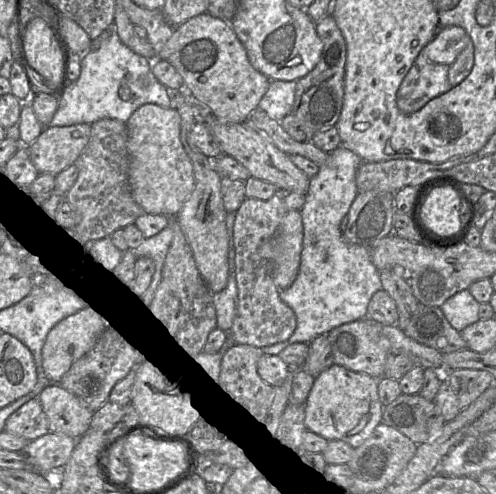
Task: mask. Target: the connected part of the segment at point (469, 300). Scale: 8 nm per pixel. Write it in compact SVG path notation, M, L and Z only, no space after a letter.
M465 289L447 299L440 308L451 326L461 332L480 319L479 305L469 289Z

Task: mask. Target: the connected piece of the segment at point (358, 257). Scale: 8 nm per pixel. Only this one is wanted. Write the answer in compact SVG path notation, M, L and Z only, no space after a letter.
M340 145L328 153L326 162L319 167L318 173L310 178L305 203L300 210L303 243L298 275L290 287L280 291L281 300L295 313L296 329L287 340L261 348L263 354L279 355L289 345L309 344L316 337L327 334L342 324L366 318L369 301L377 291L382 289L380 273L371 261L369 247L347 243L340 230L341 220L349 212L358 194L356 172L362 162L357 154Z

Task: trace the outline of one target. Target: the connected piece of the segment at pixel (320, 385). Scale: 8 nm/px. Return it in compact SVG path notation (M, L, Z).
M332 364L315 377L304 403L306 429L328 441L343 441L353 448L361 446L382 422L383 406L379 401L377 383L377 379L367 374Z

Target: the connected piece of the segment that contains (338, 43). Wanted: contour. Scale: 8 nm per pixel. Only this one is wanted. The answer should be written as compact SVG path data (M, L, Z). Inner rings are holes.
M331 14L316 22L316 32L323 42L321 58L314 69L297 80L292 113L315 133L334 127L340 117L344 100L344 79L347 49L344 36Z

